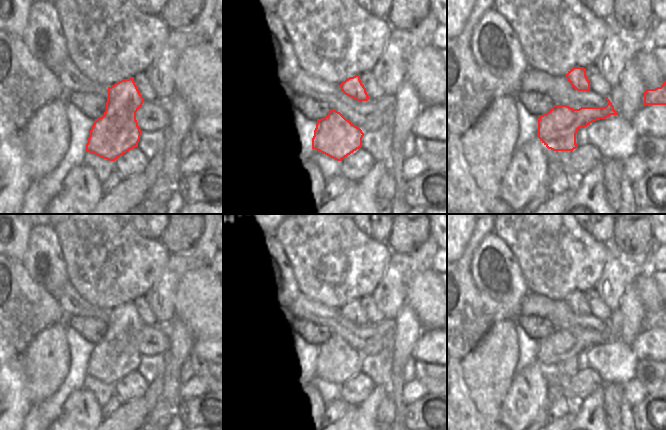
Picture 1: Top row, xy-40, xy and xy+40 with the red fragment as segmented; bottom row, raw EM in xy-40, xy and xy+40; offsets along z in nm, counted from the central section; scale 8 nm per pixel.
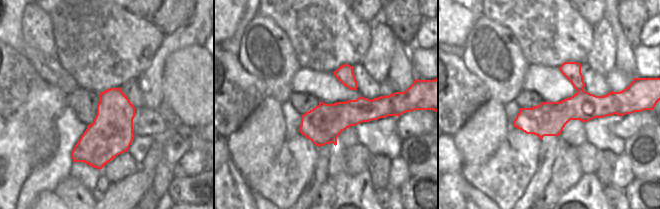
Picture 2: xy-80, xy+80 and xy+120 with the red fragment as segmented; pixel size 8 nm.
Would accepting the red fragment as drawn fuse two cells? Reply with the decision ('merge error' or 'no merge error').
merge error

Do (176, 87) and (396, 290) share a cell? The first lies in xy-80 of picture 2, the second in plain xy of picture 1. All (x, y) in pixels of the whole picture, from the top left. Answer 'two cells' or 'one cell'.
two cells

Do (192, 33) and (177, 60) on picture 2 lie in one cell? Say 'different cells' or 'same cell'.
different cells

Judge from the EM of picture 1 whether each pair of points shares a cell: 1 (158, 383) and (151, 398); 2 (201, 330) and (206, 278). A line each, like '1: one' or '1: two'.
1: one
2: one

